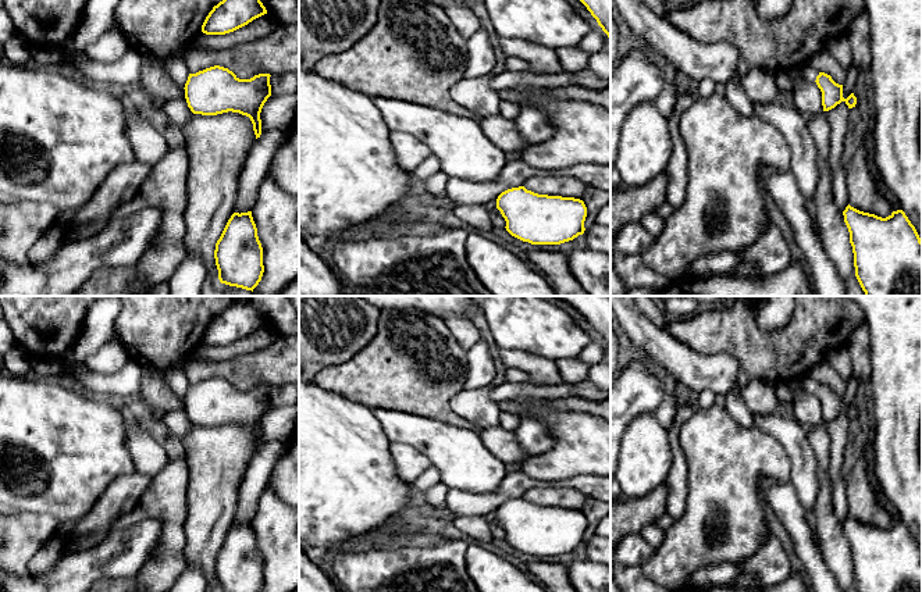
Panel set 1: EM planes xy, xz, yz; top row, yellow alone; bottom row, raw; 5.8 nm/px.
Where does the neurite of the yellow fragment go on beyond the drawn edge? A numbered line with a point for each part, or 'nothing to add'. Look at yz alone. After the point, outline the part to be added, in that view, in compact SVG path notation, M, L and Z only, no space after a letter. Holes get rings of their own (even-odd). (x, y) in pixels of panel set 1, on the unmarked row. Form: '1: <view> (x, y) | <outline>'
1: yz (810, 385) | M809 377L802 378L802 389L808 393L815 393L819 384L815 379L811 379Z

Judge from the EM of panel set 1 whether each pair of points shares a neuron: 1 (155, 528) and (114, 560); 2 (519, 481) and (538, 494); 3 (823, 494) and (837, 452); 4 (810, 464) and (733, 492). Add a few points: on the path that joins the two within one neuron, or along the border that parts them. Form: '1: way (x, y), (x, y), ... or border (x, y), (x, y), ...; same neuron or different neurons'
1: way (145, 535), (124, 552); same neuron
2: border (563, 488), (530, 488), (523, 496); different neurons
3: border (829, 442), (830, 503), (833, 507); different neurons
4: border (778, 441), (789, 462), (789, 481); different neurons

